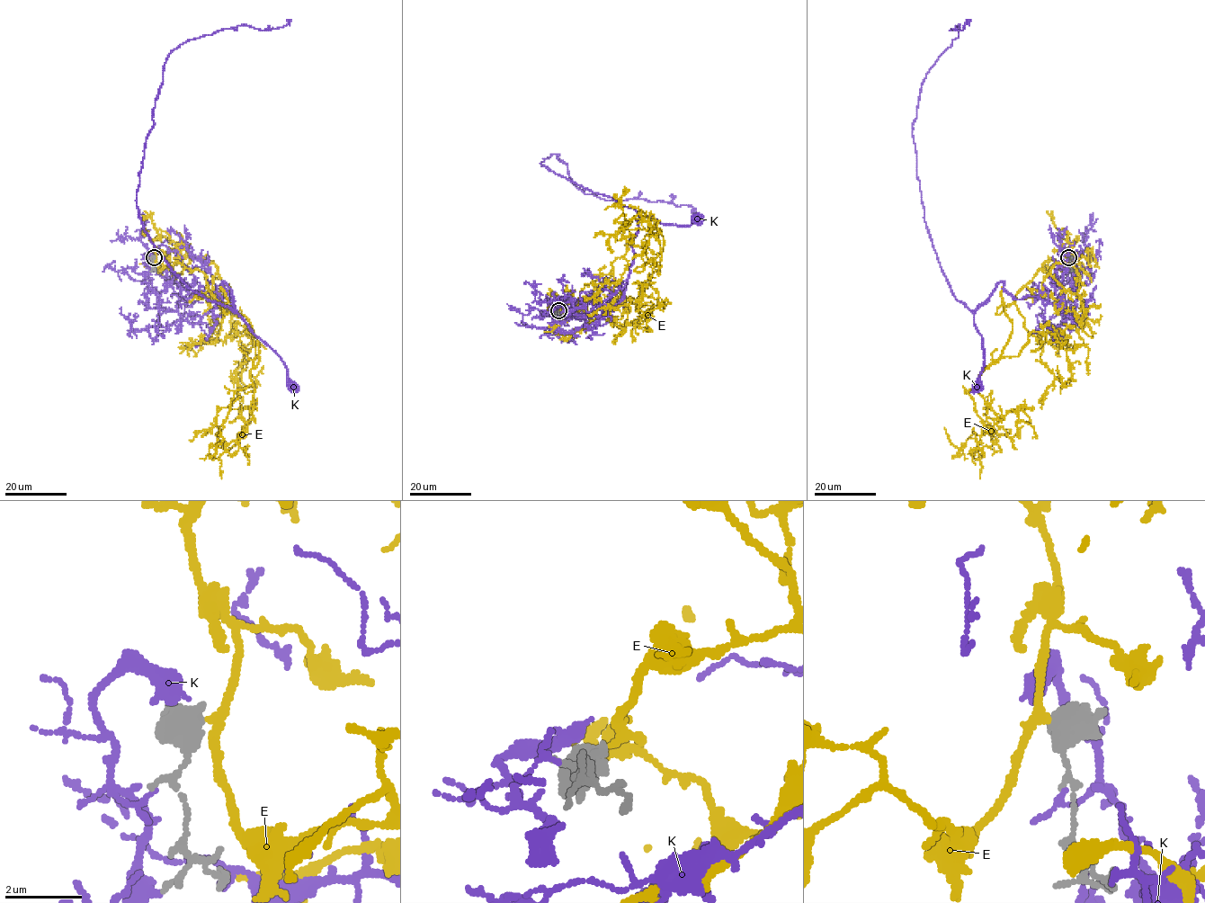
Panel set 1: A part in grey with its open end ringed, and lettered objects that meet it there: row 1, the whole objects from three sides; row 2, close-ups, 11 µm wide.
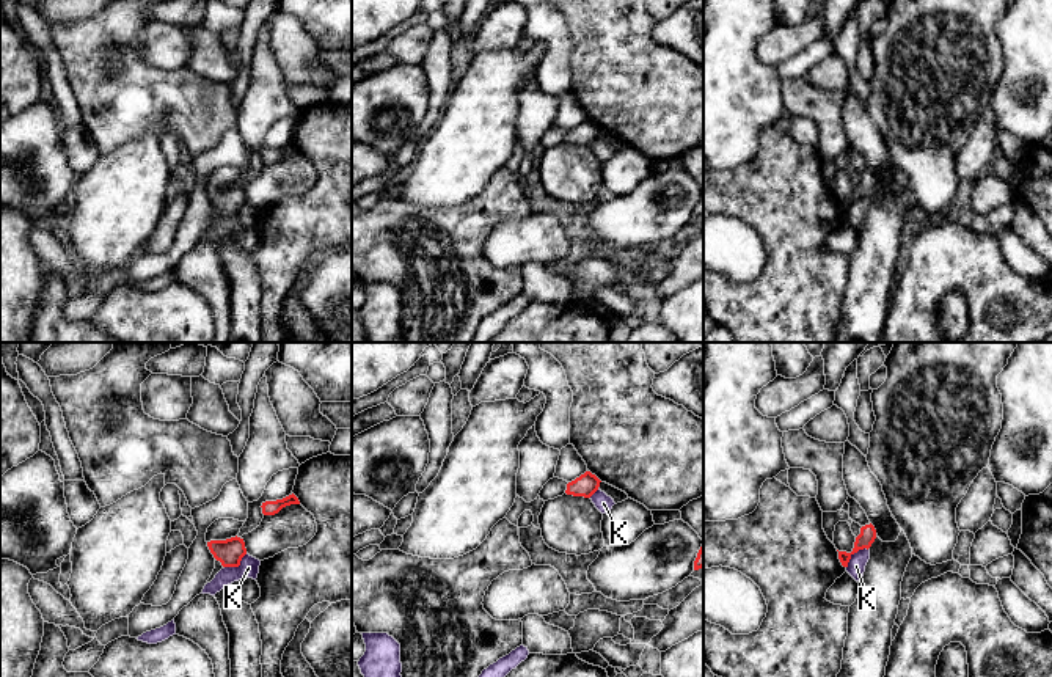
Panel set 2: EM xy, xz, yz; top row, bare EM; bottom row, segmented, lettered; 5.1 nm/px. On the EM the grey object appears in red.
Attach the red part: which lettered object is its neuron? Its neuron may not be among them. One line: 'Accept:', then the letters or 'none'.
Accept: E

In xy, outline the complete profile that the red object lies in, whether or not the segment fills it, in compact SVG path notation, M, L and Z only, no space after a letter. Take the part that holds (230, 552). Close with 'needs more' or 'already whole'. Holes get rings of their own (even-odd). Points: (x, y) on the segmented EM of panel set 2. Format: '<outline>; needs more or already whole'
M237 536L226 540L210 540L207 547L223 567L239 567L242 558L247 554L243 539Z; already whole

